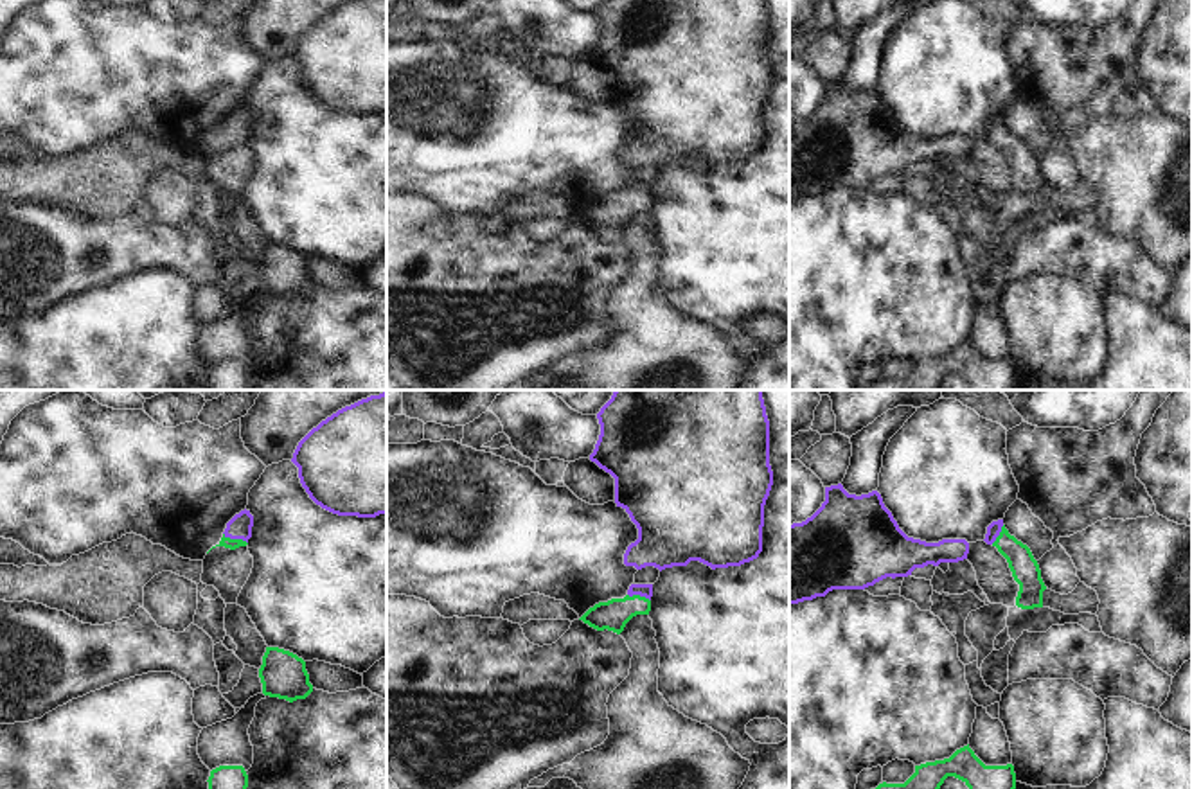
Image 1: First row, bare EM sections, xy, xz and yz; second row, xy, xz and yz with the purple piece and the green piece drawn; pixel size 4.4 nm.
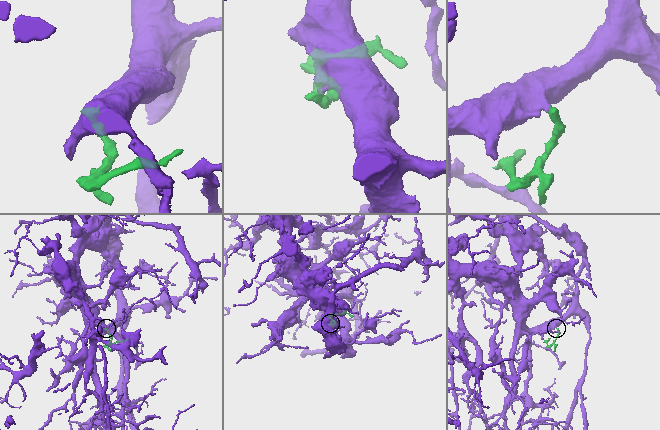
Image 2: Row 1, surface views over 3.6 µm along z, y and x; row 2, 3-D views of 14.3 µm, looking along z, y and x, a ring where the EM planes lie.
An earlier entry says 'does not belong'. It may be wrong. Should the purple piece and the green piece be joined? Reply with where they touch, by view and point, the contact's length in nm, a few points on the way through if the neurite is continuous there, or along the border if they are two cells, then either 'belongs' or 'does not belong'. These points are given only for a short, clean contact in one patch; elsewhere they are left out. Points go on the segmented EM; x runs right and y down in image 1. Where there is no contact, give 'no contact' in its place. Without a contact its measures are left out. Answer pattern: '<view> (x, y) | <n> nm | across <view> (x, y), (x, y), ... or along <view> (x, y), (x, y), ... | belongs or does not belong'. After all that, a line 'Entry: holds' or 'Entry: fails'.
xy (236, 538) | 120 nm | across xy (240, 527), (236, 538), (225, 541) | belongs
Entry: fails

